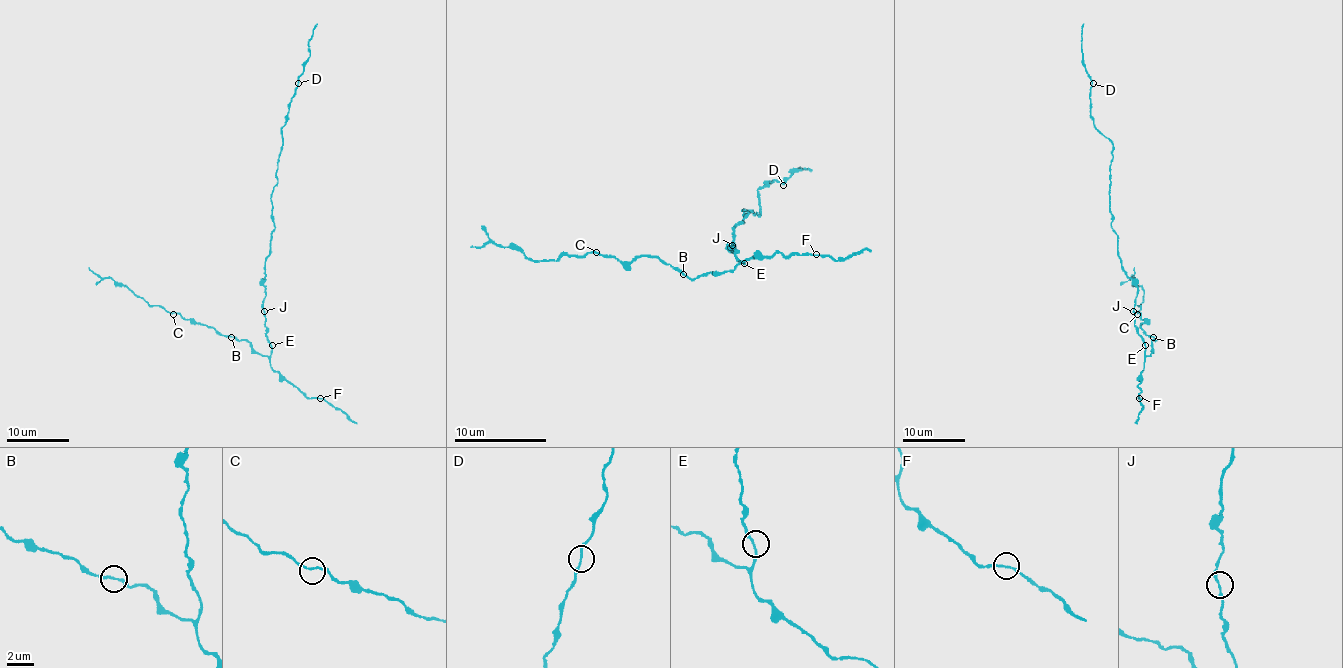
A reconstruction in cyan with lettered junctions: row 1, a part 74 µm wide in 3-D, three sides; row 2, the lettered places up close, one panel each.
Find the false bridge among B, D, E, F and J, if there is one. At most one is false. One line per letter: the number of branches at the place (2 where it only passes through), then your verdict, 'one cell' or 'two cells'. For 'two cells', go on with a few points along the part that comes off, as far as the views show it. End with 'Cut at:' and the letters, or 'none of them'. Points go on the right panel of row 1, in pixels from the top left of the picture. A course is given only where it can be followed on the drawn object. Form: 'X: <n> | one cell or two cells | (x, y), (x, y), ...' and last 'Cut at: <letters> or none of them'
B: 2 | one cell
D: 2 | one cell
E: 2 | one cell
F: 2 | one cell
J: 2 | one cell
Cut at: none of them

